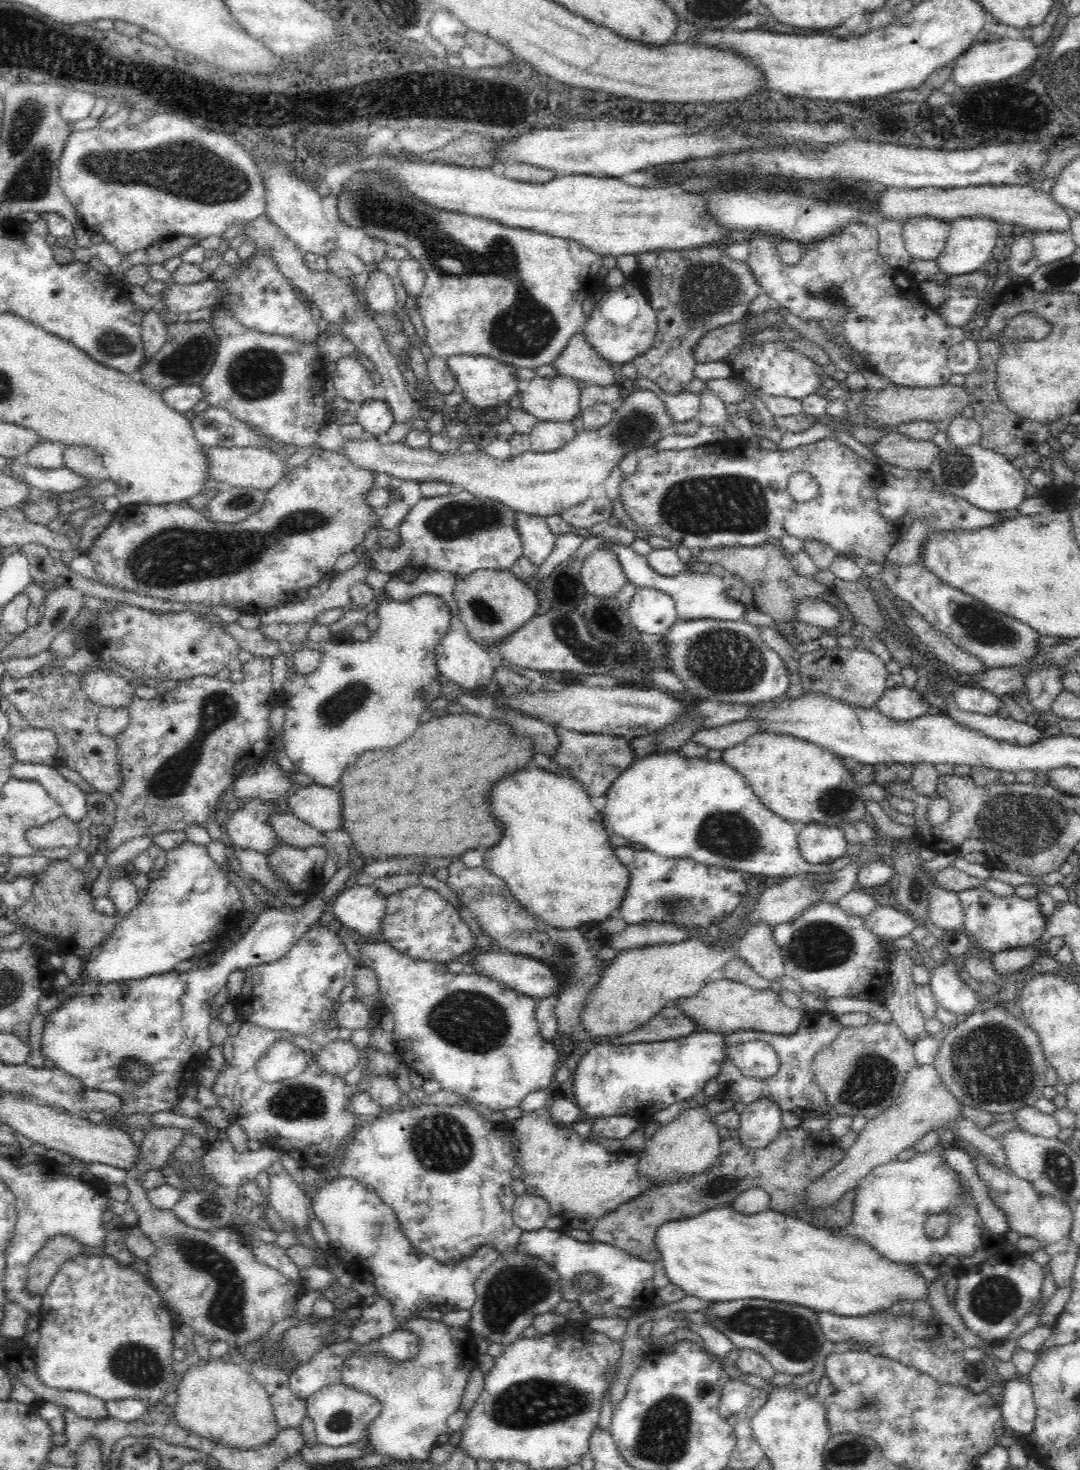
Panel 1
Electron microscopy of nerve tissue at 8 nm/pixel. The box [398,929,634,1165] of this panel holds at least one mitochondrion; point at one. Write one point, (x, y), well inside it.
(470, 1020)

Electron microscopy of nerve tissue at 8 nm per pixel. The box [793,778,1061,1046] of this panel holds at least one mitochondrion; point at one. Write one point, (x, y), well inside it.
(834, 801)

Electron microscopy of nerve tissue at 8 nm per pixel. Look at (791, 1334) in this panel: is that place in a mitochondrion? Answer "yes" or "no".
yes

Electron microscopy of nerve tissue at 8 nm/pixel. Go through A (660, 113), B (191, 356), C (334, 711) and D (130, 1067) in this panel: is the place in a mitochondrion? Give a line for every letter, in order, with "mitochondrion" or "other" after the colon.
A: other
B: mitochondrion
C: mitochondrion
D: mitochondrion

